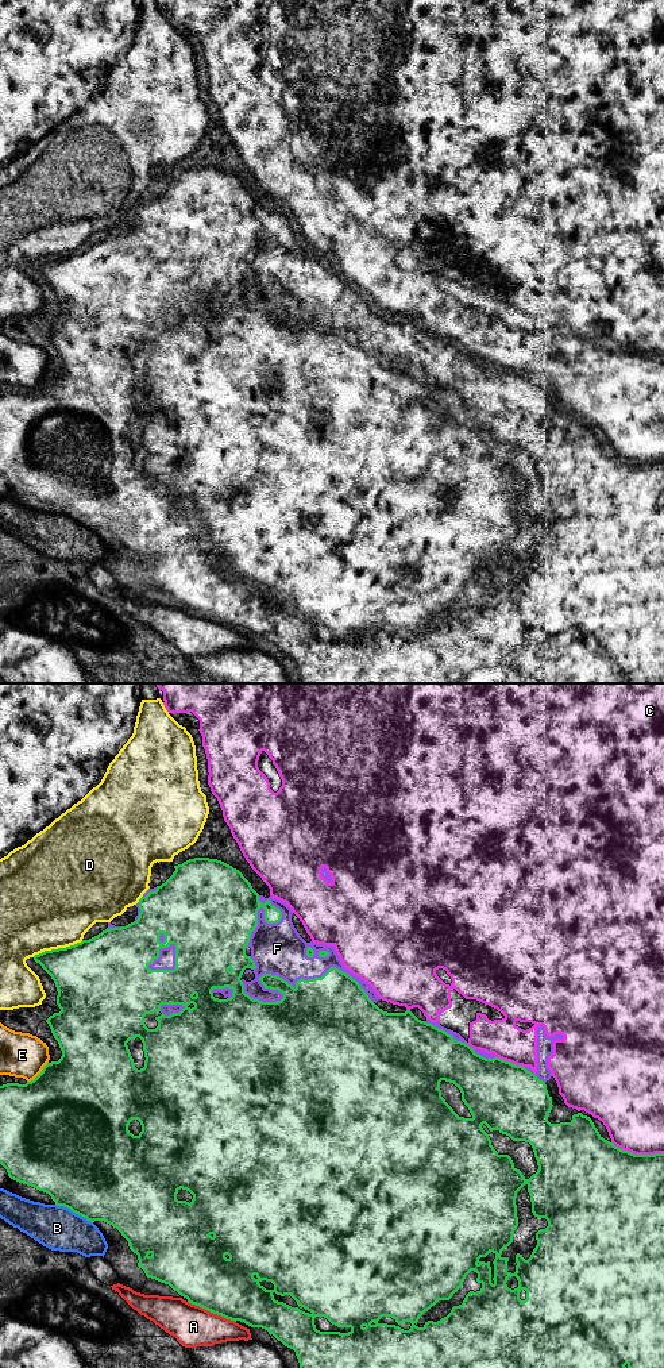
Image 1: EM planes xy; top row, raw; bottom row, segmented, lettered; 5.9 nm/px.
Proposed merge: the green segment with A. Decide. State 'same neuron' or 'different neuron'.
different neuron

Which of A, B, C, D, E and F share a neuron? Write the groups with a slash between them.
A / B / C / D / E / F

